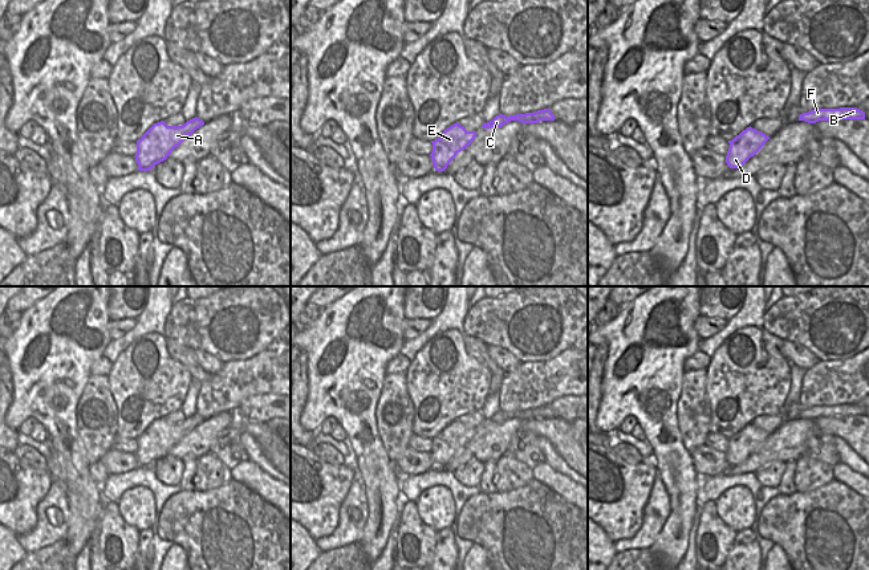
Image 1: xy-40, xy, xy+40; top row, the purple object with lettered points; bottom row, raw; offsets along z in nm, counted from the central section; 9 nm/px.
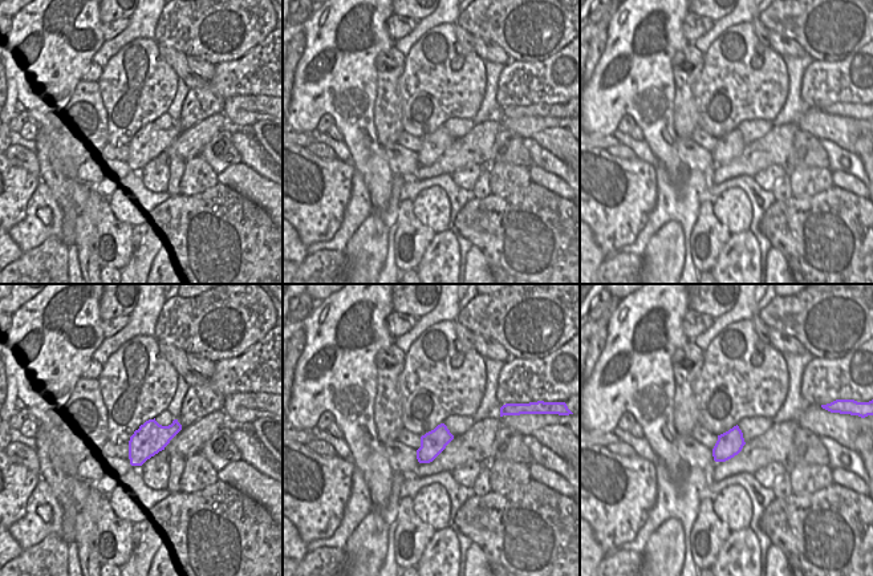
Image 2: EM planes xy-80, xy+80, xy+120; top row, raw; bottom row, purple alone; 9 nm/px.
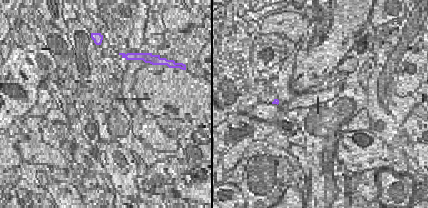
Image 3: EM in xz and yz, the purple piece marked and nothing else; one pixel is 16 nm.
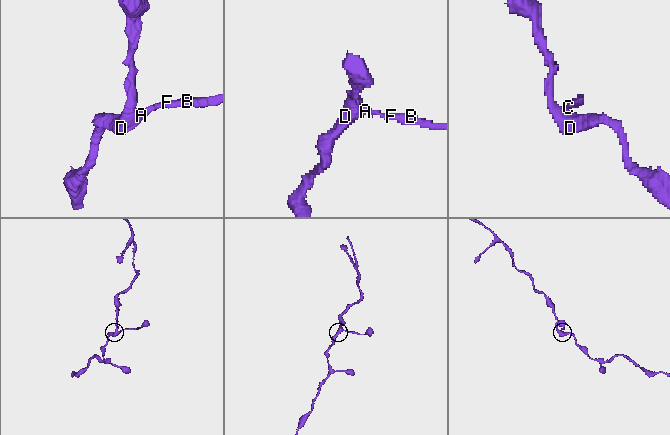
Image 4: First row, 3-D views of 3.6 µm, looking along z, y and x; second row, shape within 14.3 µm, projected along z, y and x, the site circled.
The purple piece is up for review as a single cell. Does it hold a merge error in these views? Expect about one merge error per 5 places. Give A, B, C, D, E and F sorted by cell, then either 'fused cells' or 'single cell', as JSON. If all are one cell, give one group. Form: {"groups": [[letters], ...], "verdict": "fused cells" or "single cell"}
{"groups": [["A", "B", "C", "D", "E", "F"]], "verdict": "single cell"}

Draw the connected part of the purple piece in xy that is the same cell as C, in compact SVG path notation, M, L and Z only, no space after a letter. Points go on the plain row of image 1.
M549 406L537 407L535 410L516 411L516 412L509 412L509 414L499 411L492 418L490 418L487 420L484 419L482 424L484 424L484 426L491 426L494 423L501 424L503 422L505 422L511 418L519 418L523 422L524 420L537 420L540 418L555 418L555 412L551 410Z

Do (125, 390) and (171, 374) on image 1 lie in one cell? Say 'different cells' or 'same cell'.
same cell

